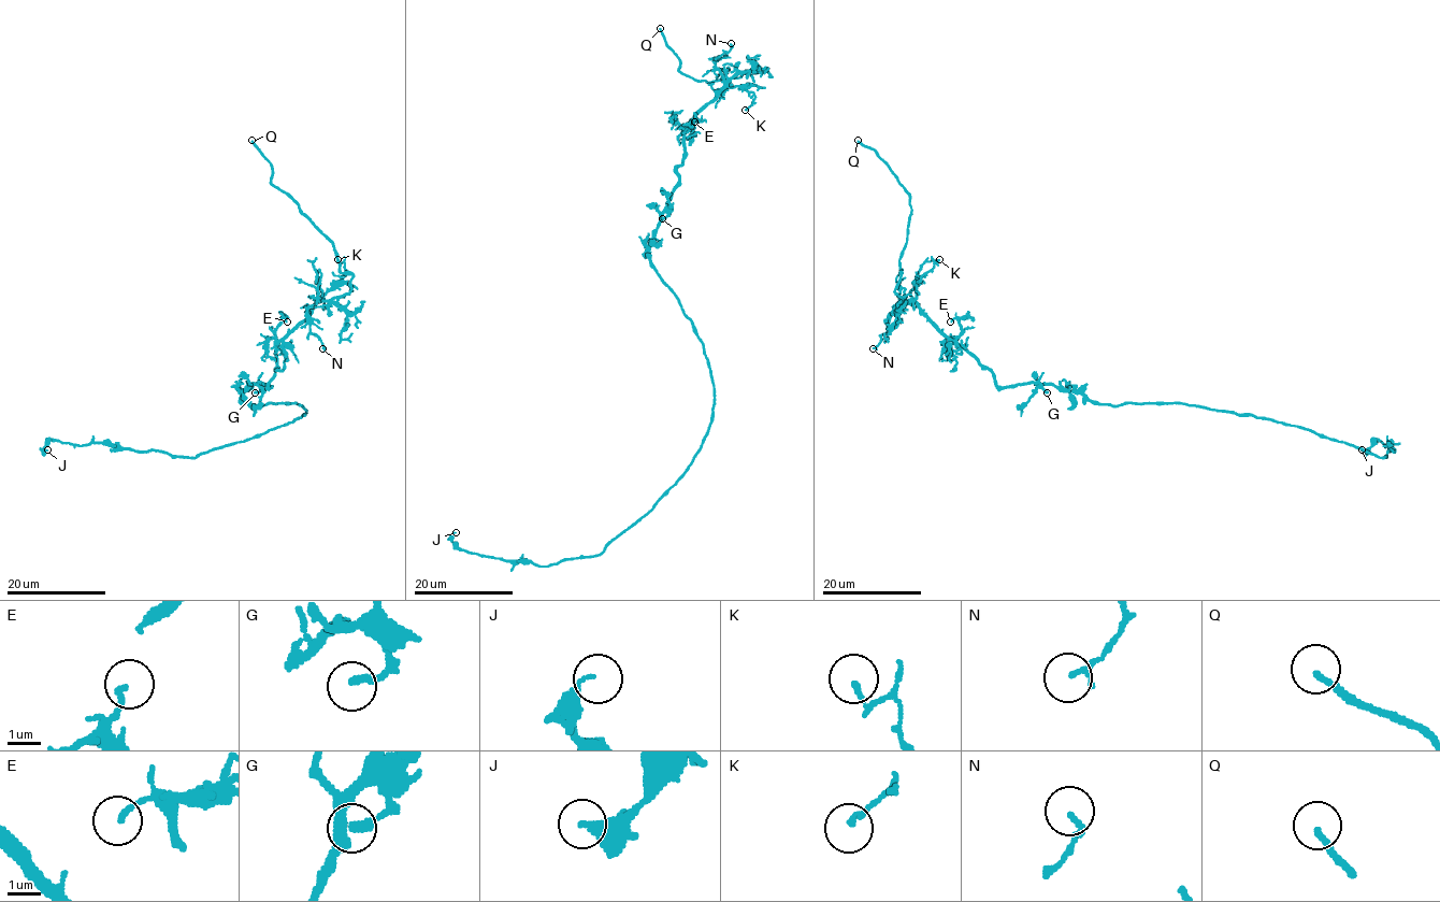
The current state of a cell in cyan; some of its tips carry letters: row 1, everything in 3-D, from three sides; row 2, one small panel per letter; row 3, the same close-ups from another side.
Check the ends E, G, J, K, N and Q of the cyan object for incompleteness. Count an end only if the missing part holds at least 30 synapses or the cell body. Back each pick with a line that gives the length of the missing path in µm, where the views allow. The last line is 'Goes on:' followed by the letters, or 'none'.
Q: 5 µm
Goes on: Q

